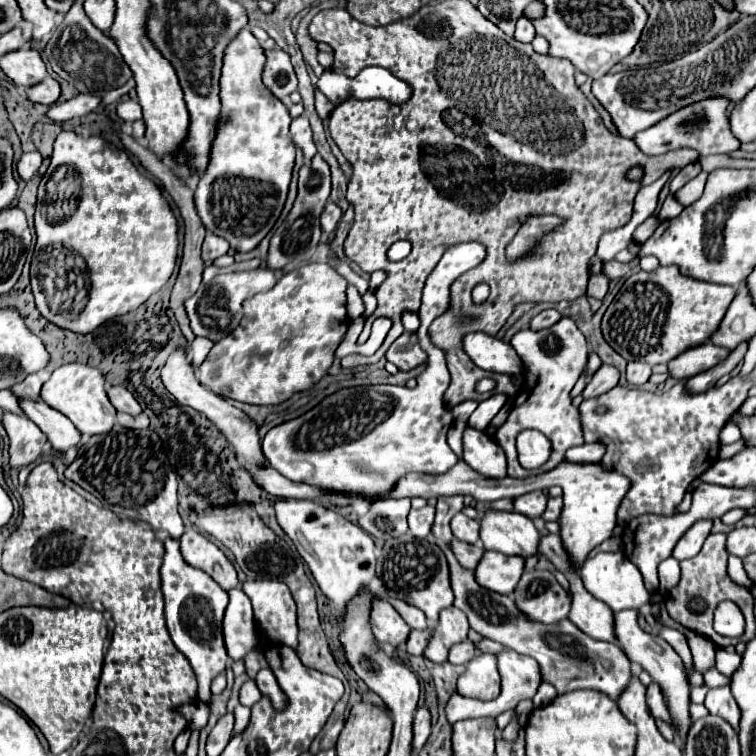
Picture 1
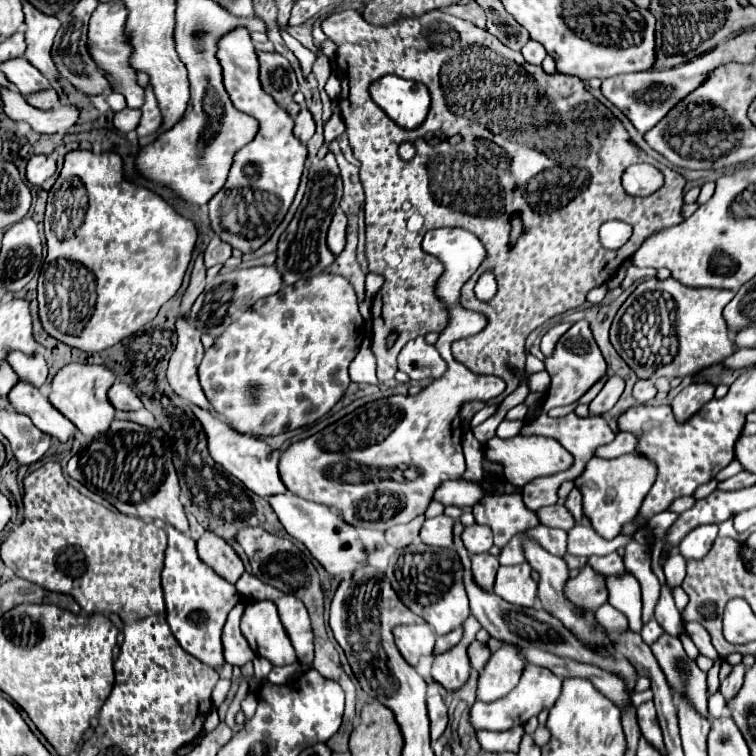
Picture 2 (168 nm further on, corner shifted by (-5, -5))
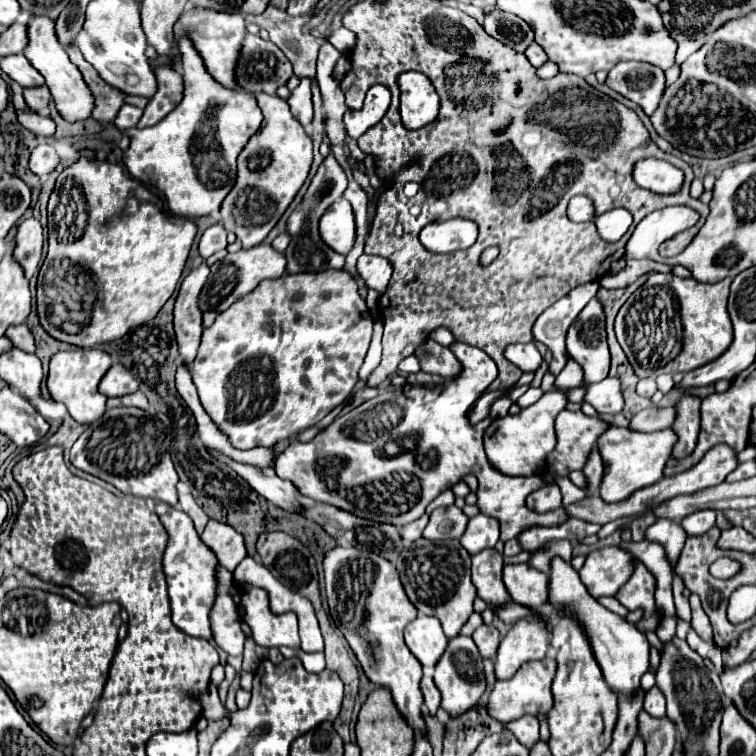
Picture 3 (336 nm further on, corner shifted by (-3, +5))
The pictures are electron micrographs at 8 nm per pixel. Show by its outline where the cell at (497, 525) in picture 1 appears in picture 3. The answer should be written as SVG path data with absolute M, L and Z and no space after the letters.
M556 557L552 561L552 571L550 571L550 603L554 603L558 607L558 611L566 611L570 609L570 613L574 613L574 617L578 617L578 621L582 621L596 661L602 667L604 679L606 683L620 695L632 697L634 691L640 687L640 679L642 675L648 671L648 657L650 657L650 643L646 639L644 633L640 633L634 625L630 625L628 621L624 621L622 617L618 617L616 613L608 611L606 607L602 607L584 587L584 583L580 581L578 573L572 569L570 563L562 561L560 557Z

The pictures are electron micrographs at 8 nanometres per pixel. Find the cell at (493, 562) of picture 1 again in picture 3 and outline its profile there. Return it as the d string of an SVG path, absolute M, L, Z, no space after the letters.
M528 563L504 567L504 585L512 601L532 611L548 603L548 583L550 583L550 577L530 567Z

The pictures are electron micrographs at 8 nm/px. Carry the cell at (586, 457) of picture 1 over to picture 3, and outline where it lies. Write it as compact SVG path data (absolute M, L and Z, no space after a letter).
M648 407L644 411L640 411L638 415L634 415L634 419L630 421L630 429L634 431L644 431L644 433L652 433L654 429L666 429L672 427L676 417L676 409L668 407Z

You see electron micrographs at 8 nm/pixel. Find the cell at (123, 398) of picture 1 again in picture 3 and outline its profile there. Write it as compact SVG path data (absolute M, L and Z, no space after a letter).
M114 363L100 381L100 393L106 397L122 397L134 391L138 391L138 381L122 363Z

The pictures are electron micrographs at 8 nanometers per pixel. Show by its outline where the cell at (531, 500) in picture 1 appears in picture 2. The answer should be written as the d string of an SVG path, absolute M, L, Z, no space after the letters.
M558 503L552 505L552 507L544 507L544 509L536 511L536 515L538 515L540 523L546 525L546 527L556 527L556 529L564 529L564 531L574 527L572 515L568 515L566 507L562 507Z

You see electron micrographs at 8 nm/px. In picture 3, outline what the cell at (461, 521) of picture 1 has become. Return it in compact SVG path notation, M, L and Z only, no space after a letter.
M476 515L470 519L466 533L462 535L460 543L470 555L480 553L482 549L494 549L494 545L500 539L500 525L494 517L488 515Z

